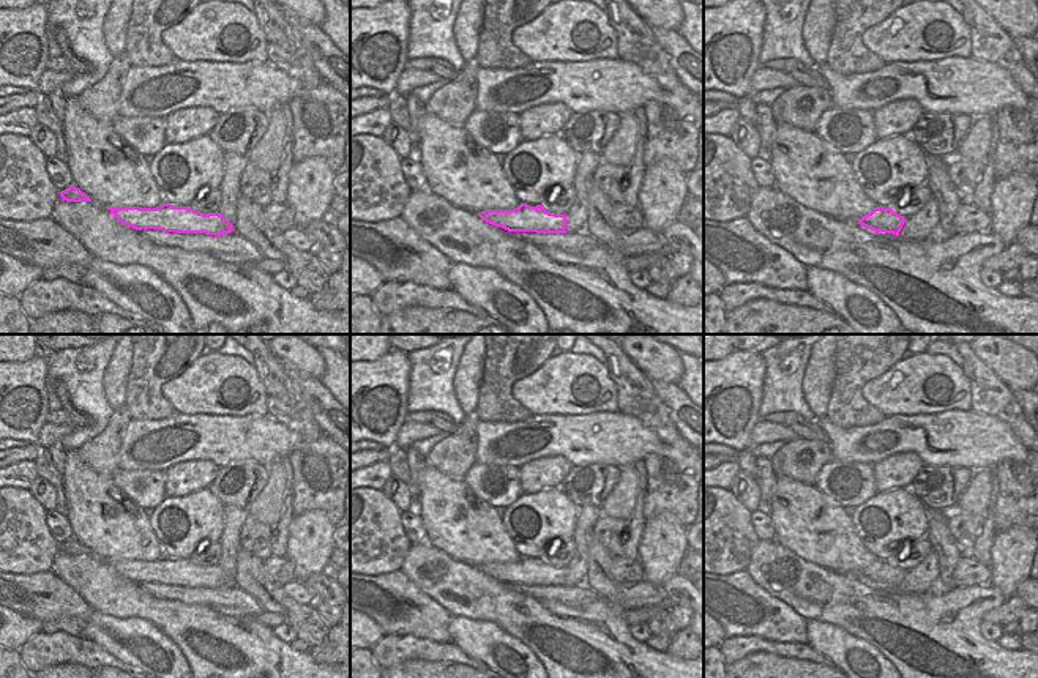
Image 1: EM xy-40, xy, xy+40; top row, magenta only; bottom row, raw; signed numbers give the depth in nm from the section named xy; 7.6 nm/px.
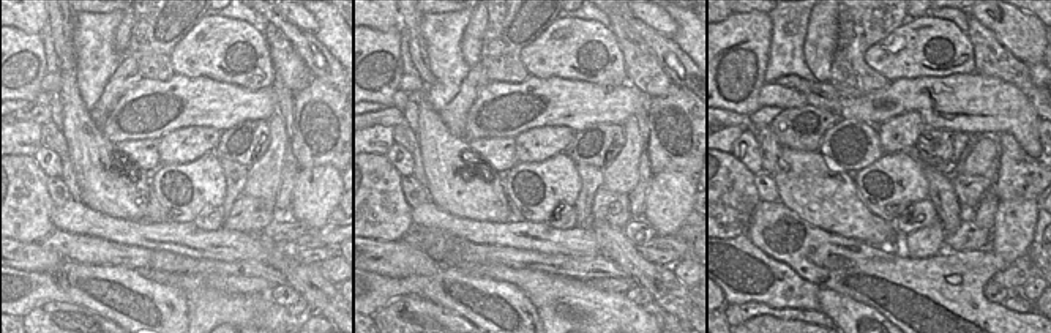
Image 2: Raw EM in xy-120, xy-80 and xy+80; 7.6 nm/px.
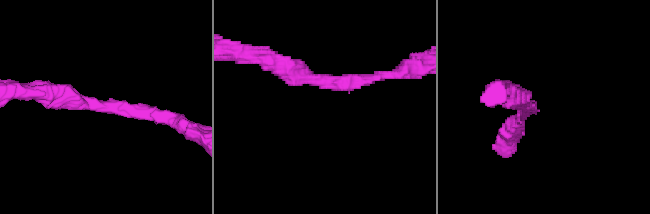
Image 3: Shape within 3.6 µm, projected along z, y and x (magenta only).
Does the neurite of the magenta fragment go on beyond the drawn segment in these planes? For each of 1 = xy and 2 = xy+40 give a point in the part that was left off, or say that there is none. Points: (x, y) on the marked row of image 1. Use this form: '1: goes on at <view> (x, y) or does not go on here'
1: does not go on here
2: does not go on here

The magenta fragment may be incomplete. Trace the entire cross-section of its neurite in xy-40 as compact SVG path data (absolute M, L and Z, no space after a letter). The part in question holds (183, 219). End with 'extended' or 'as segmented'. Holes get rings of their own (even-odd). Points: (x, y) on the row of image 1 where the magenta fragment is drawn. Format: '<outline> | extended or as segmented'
M162 203L156 208L139 208L139 207L106 207L118 222L142 229L159 229L162 232L177 233L207 233L222 235L232 232L232 224L224 219L222 214L216 213L199 213L191 207L174 207Z | as segmented

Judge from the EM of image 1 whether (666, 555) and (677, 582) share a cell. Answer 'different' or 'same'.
different

